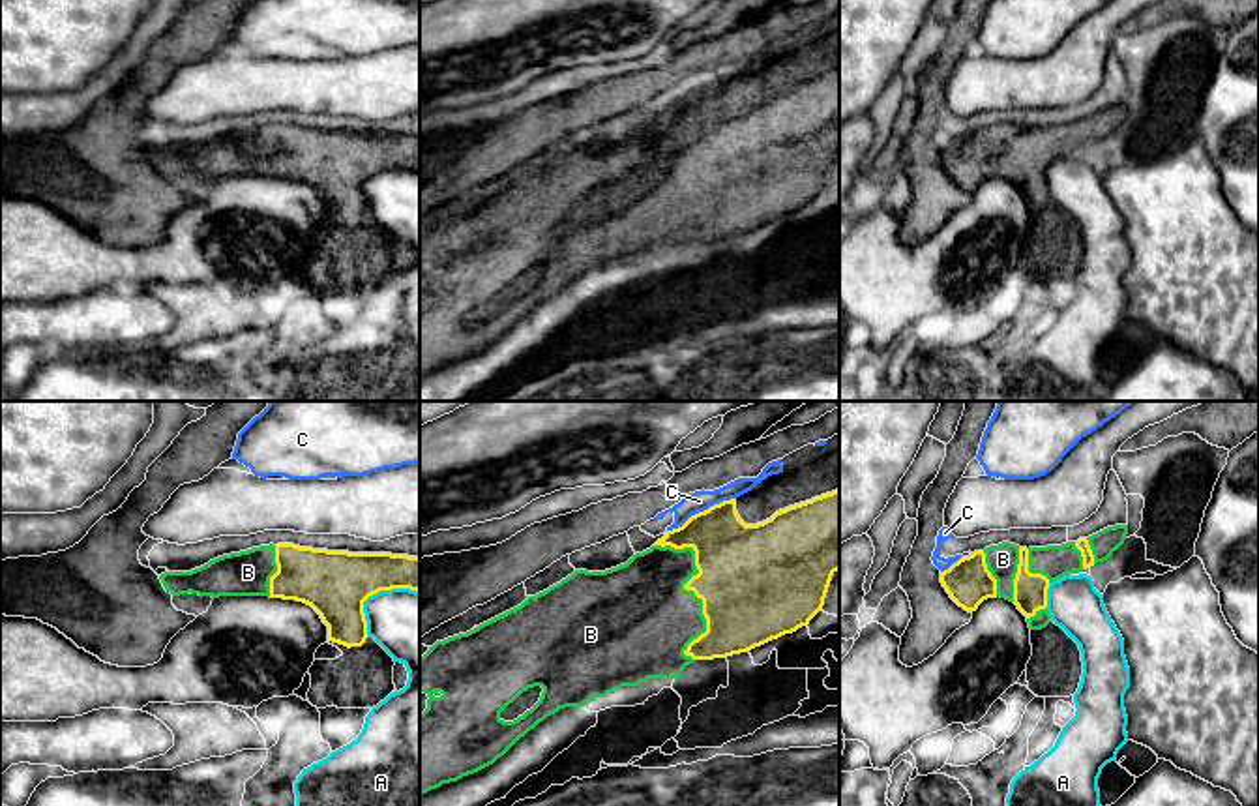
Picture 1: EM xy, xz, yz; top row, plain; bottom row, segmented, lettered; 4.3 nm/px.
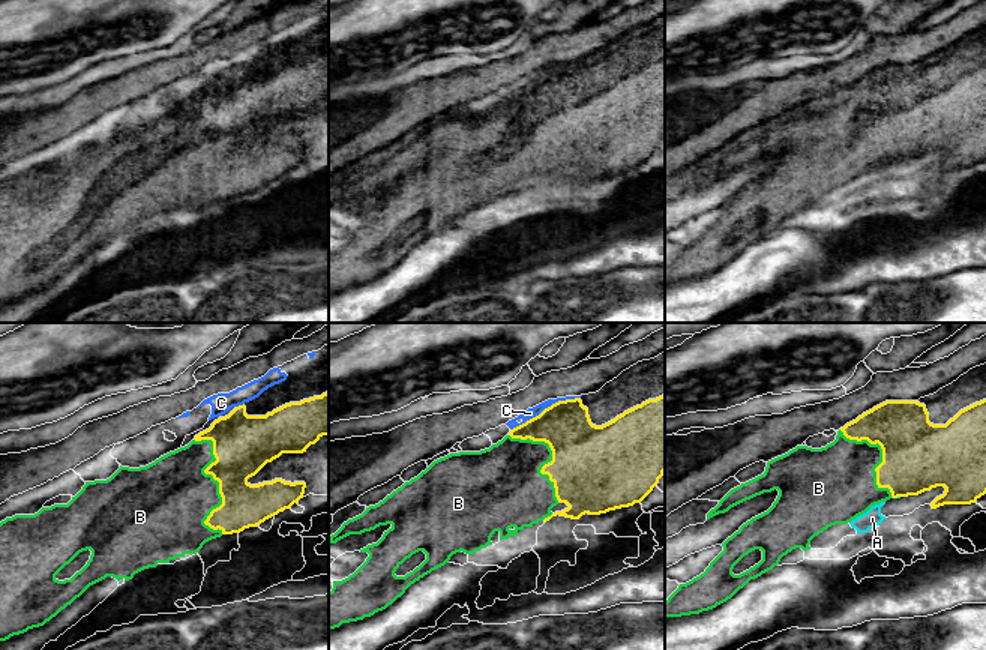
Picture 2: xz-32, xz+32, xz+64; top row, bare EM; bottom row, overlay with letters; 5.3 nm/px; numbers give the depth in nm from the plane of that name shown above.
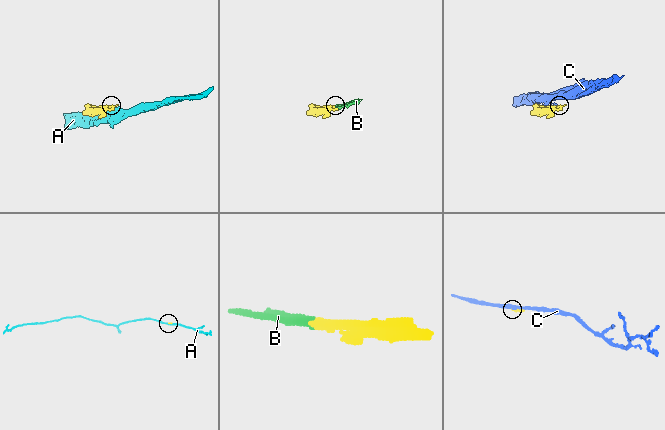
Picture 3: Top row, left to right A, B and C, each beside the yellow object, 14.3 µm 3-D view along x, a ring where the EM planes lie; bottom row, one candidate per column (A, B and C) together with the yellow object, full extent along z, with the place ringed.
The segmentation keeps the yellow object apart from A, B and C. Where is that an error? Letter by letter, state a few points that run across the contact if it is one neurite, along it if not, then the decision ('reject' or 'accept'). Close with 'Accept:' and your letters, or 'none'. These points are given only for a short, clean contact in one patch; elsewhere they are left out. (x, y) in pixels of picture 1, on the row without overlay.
A: reject
B: accept
C: reject
Accept: B

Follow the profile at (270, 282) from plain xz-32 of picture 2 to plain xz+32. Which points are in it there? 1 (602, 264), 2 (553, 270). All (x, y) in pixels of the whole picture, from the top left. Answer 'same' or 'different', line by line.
1: different
2: different

